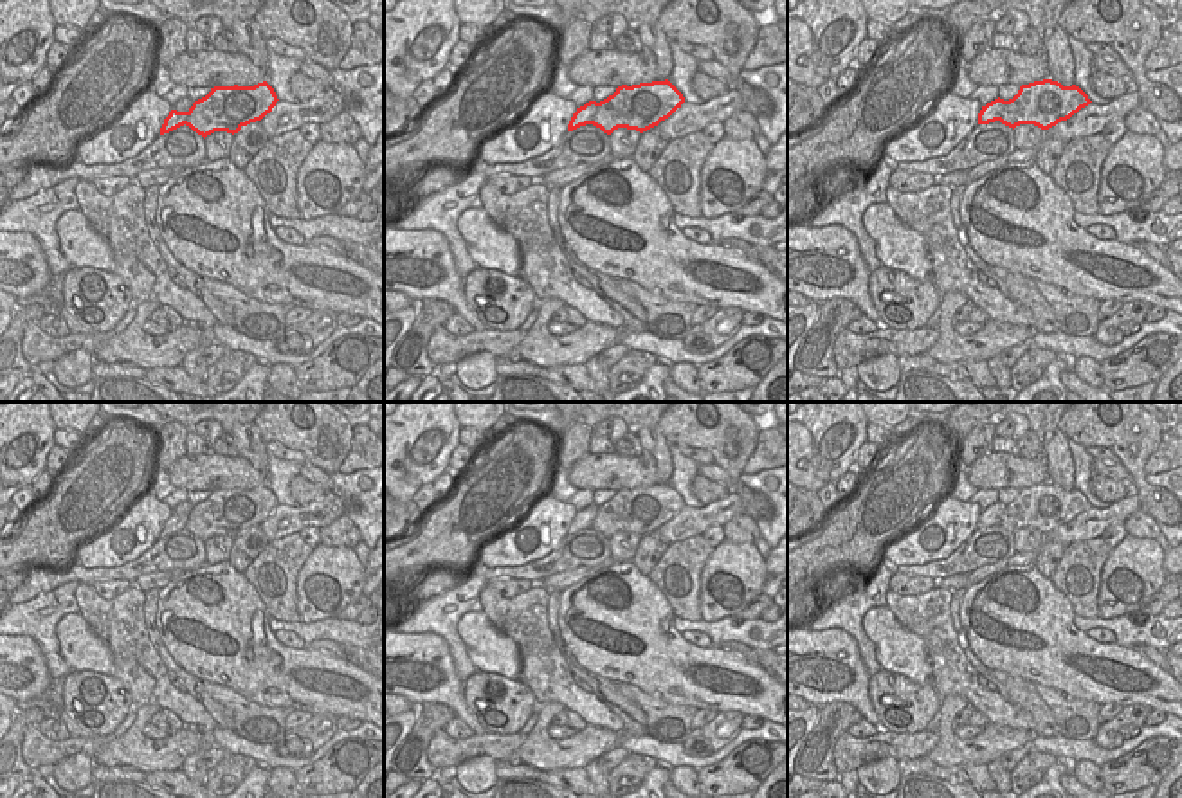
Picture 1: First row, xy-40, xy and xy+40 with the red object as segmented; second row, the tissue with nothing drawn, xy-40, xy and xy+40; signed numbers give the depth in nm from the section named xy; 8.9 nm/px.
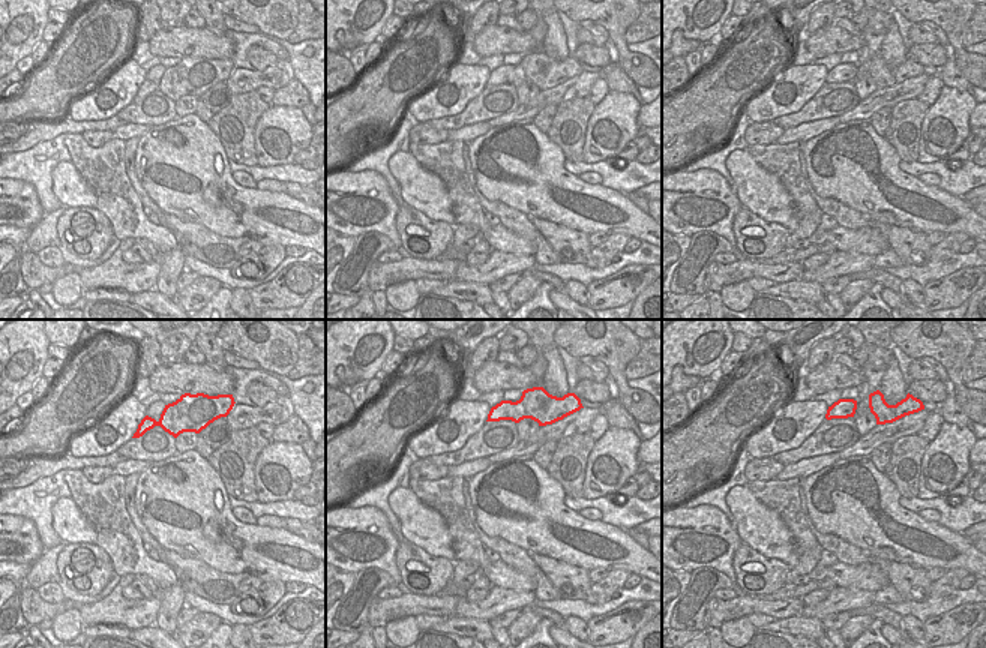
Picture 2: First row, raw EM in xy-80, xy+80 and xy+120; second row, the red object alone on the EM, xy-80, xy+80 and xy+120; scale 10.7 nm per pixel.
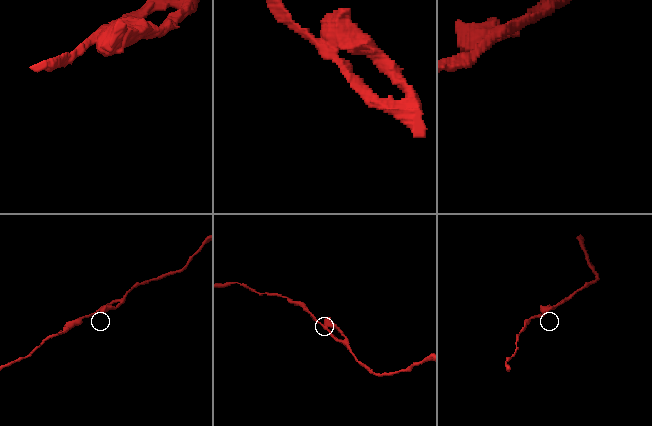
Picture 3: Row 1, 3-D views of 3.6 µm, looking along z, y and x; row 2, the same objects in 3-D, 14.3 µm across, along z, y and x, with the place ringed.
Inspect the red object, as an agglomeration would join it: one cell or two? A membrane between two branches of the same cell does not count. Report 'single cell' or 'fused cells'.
single cell

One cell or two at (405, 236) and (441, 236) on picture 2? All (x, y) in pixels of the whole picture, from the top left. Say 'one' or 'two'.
one

